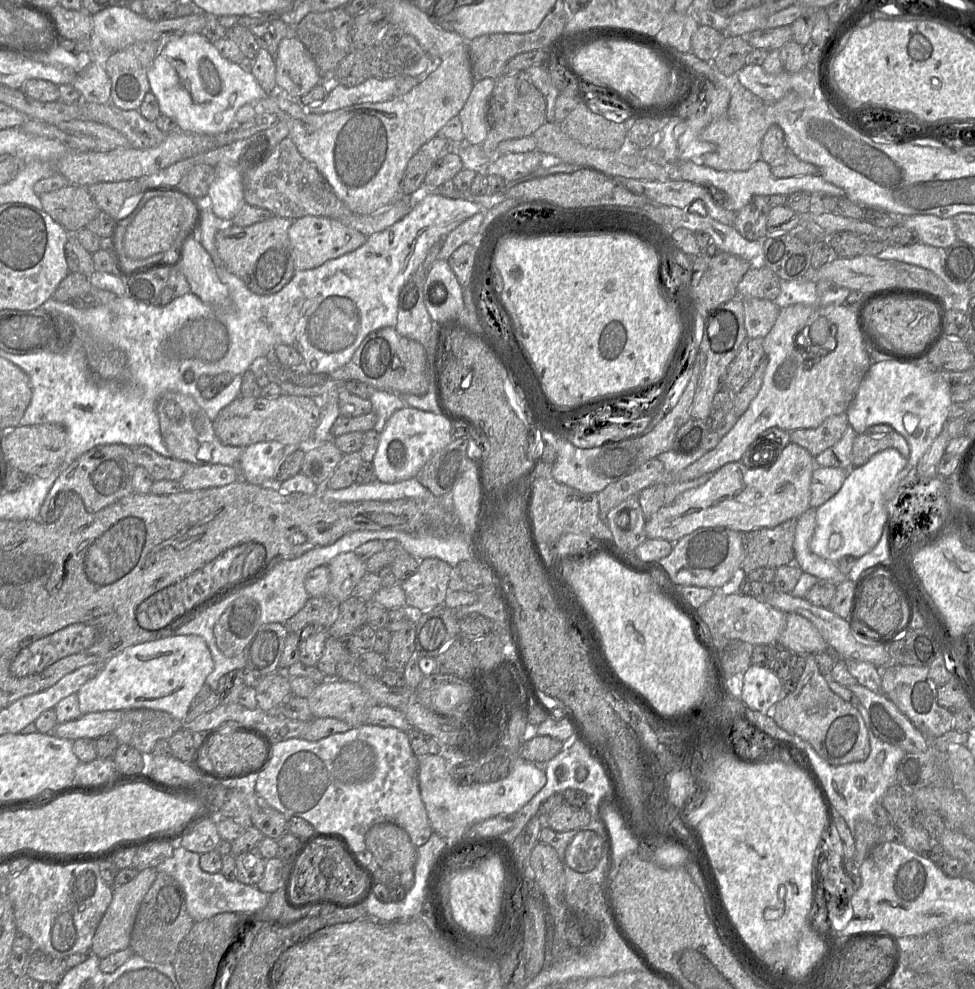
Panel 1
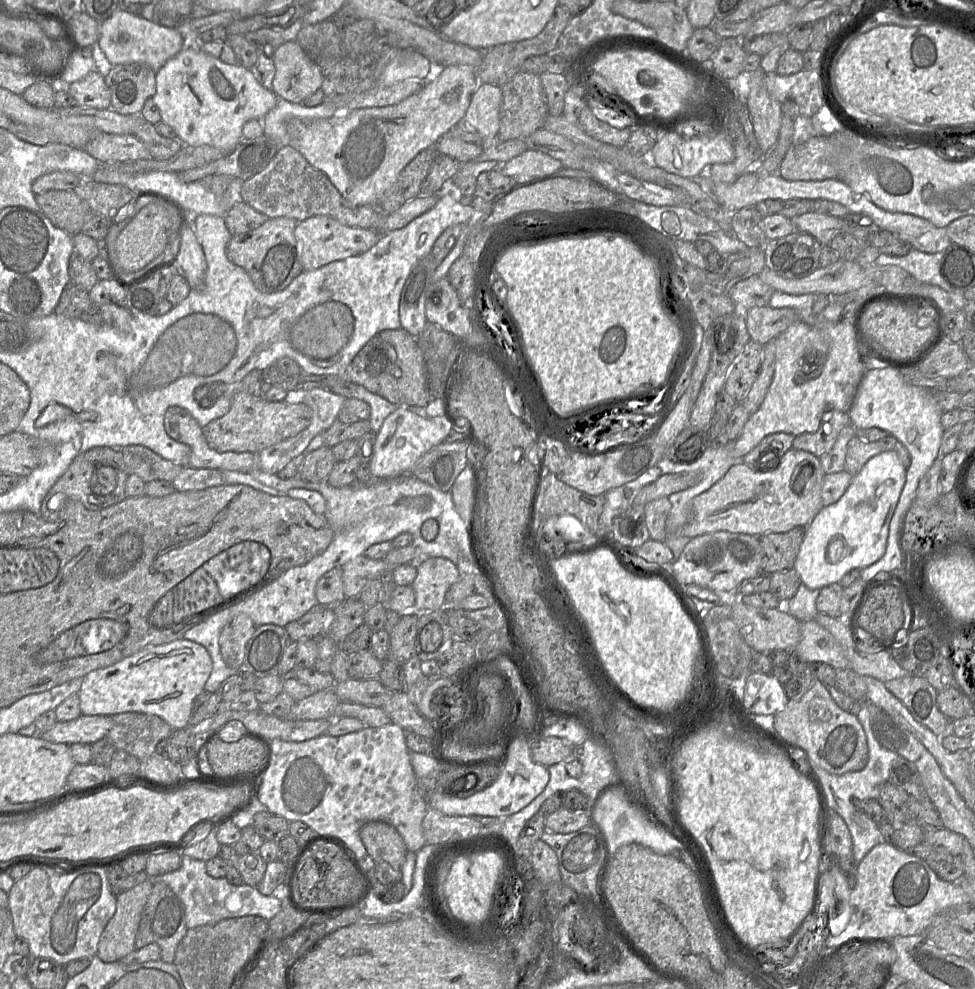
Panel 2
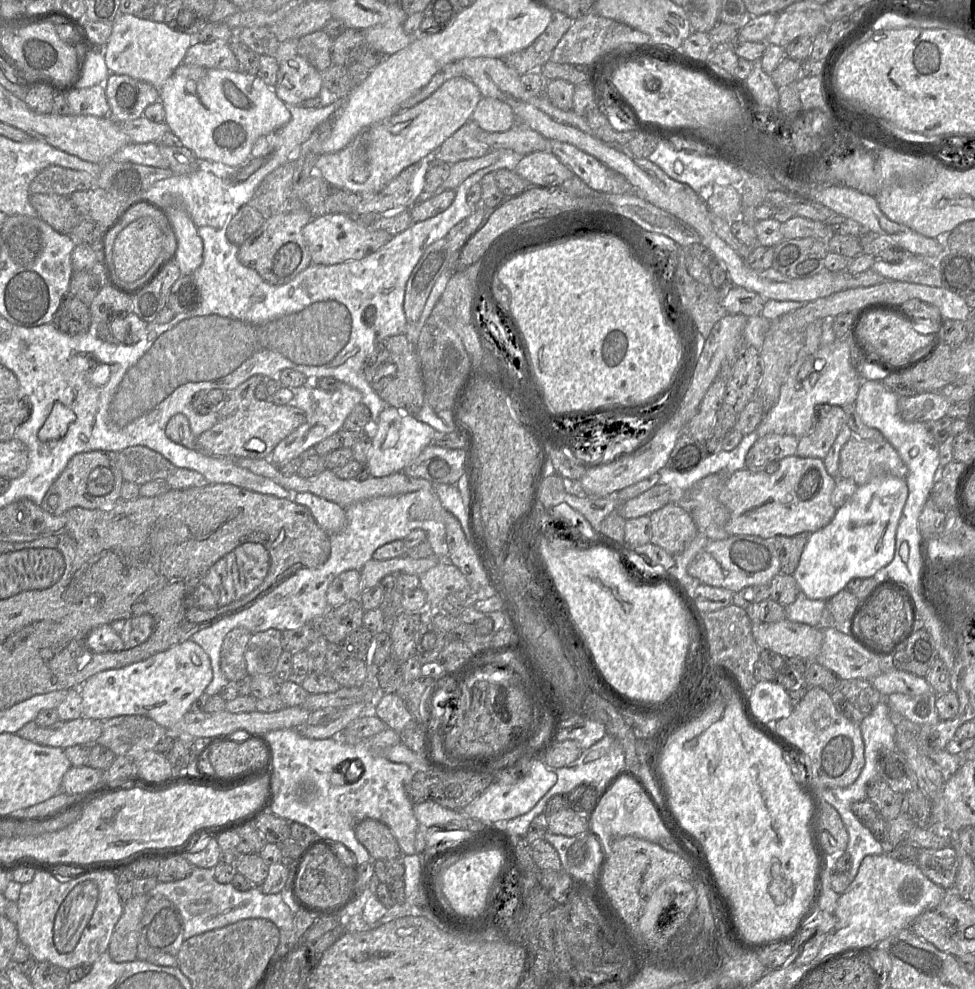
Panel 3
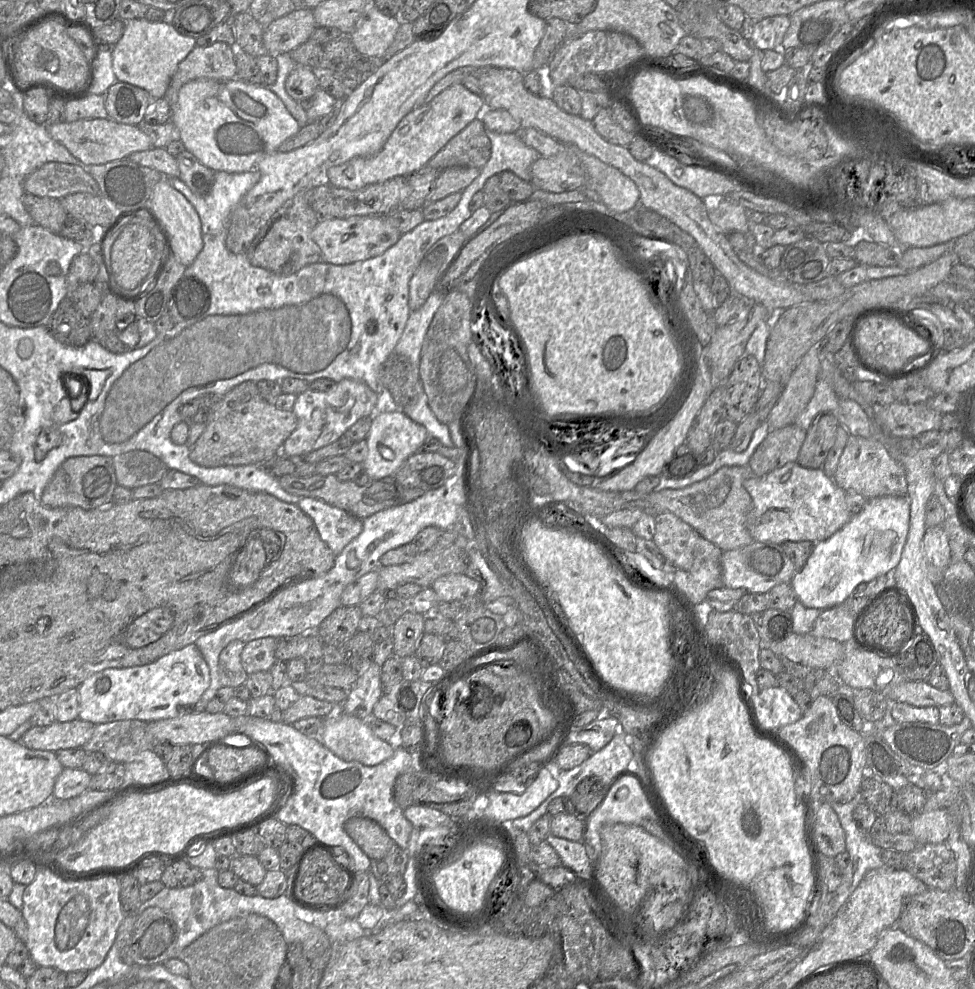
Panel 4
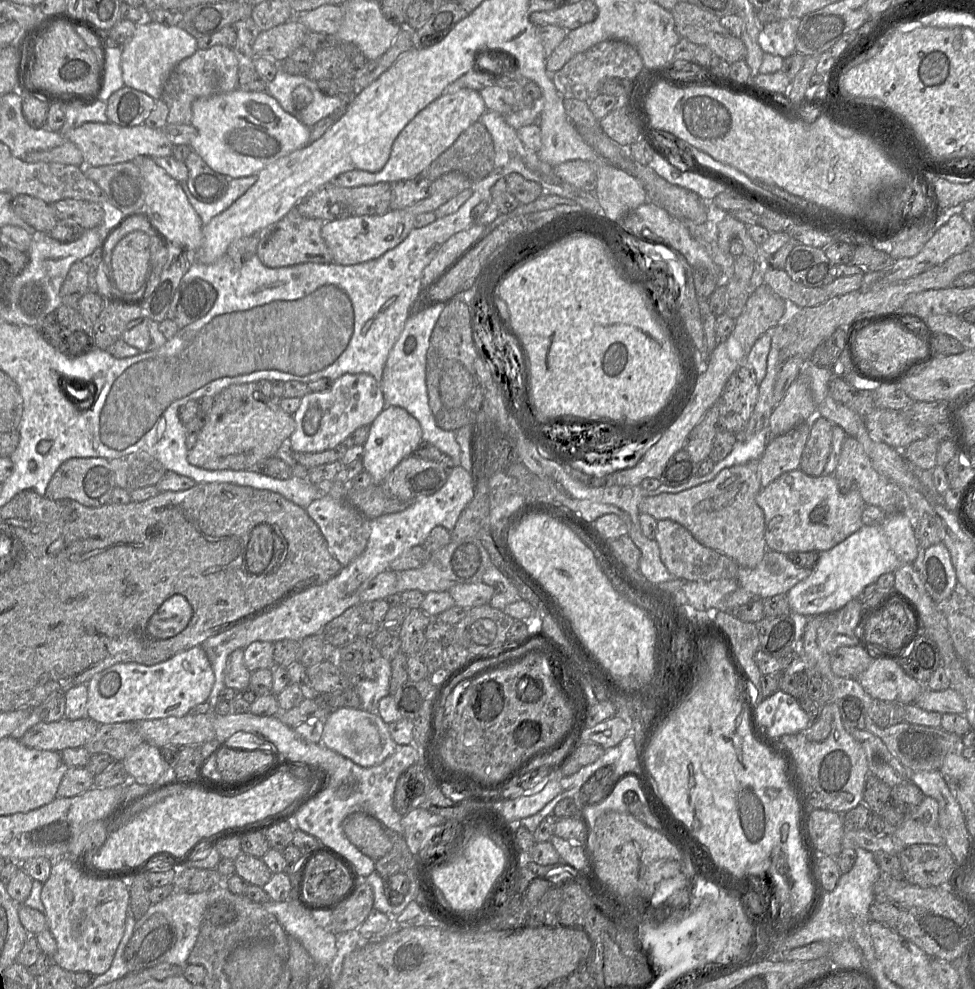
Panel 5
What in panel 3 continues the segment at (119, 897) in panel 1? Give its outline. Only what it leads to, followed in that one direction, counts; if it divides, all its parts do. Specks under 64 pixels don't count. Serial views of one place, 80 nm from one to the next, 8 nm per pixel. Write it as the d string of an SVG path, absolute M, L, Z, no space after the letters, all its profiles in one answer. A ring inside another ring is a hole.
M147 894L134 895L123 903L123 912L116 923L107 952L117 963L137 958L139 924L148 902Z

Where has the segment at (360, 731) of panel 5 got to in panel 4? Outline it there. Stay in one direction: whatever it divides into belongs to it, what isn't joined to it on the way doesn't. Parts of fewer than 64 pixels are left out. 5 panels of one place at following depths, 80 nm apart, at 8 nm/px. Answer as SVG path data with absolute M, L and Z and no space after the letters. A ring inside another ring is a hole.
M344 713L325 719L319 740L340 759L365 766L378 765L395 752L395 744L377 737L367 720Z

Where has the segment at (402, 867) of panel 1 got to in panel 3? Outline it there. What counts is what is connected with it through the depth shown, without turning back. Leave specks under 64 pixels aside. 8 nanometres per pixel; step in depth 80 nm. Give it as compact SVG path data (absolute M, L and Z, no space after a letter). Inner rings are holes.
M364 819L356 825L355 836L368 851L372 860L401 858L401 849L395 836L380 821Z

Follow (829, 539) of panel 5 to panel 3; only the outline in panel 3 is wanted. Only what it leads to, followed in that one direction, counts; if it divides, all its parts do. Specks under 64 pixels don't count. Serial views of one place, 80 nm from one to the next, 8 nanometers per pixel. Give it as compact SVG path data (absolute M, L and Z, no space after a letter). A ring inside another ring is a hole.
M797 455L773 462L762 472L752 472L747 468L735 471L727 479L719 494L719 501L729 512L725 531L729 536L746 535L762 539L790 537L800 533L811 534L818 531L829 524L836 513L837 509L831 503L835 483L835 477L828 474L822 459L802 458Z

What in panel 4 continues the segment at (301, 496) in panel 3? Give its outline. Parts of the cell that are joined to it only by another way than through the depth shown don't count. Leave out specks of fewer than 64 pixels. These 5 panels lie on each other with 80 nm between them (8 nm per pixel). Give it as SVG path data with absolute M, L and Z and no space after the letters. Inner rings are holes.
M301 497L297 506L310 517L323 542L337 555L363 529L363 520L324 501Z

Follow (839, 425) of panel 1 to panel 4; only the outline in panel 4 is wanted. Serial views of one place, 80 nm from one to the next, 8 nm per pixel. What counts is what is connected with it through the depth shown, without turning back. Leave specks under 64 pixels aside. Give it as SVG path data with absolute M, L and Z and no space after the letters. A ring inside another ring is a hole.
M832 412L818 415L807 430L797 459L798 464L810 469L822 468L835 443L839 425L837 417Z

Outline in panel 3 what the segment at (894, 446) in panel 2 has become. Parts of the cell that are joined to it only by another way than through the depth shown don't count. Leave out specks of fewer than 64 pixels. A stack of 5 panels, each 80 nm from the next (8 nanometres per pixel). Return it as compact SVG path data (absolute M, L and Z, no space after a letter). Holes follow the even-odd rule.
M855 402L842 408L845 411L845 423L851 429L853 436L841 449L838 477L852 479L858 486L866 484L873 477L880 474L891 474L906 478L907 467L896 449L884 438L879 430L863 423L857 413Z

